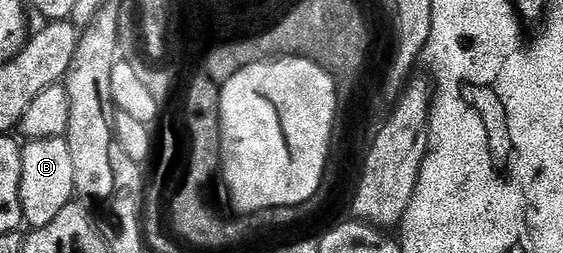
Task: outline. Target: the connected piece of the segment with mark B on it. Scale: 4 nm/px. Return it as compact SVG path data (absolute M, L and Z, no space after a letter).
M65 137L28 140L22 148L22 182L20 183L20 205L24 219L33 229L46 226L58 218L62 206L73 203L77 195L74 182L73 160Z

